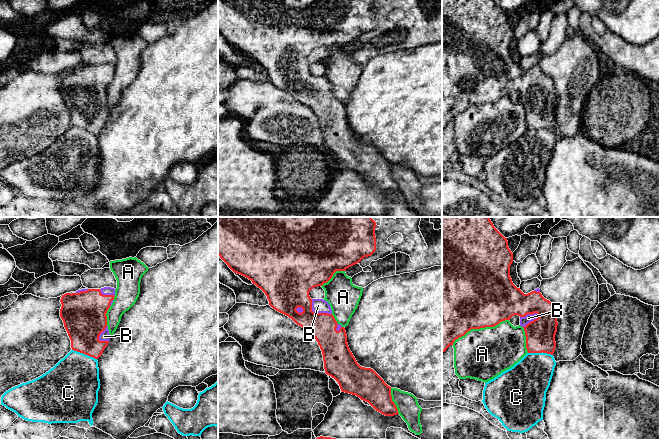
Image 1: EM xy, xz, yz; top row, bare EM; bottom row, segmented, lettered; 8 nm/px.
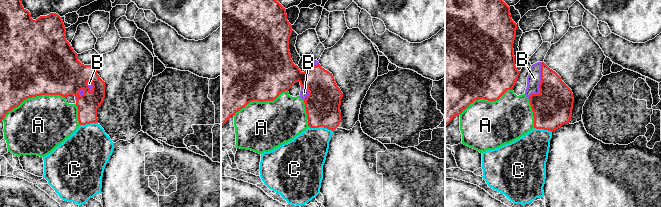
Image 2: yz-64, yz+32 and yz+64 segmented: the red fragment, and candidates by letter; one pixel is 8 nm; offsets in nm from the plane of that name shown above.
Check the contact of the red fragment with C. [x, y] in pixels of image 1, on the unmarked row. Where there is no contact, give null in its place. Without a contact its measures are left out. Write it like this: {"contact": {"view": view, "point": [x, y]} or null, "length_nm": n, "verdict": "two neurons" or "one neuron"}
{"contact": {"view": "xy", "point": [84, 129]}, "length_nm": 220, "verdict": "two neurons"}

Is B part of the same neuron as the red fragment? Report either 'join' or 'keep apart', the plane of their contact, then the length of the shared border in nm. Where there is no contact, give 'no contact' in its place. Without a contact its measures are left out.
join; contact in yz; length 170 nm

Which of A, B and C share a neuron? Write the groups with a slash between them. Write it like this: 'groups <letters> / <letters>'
groups A / B / C

